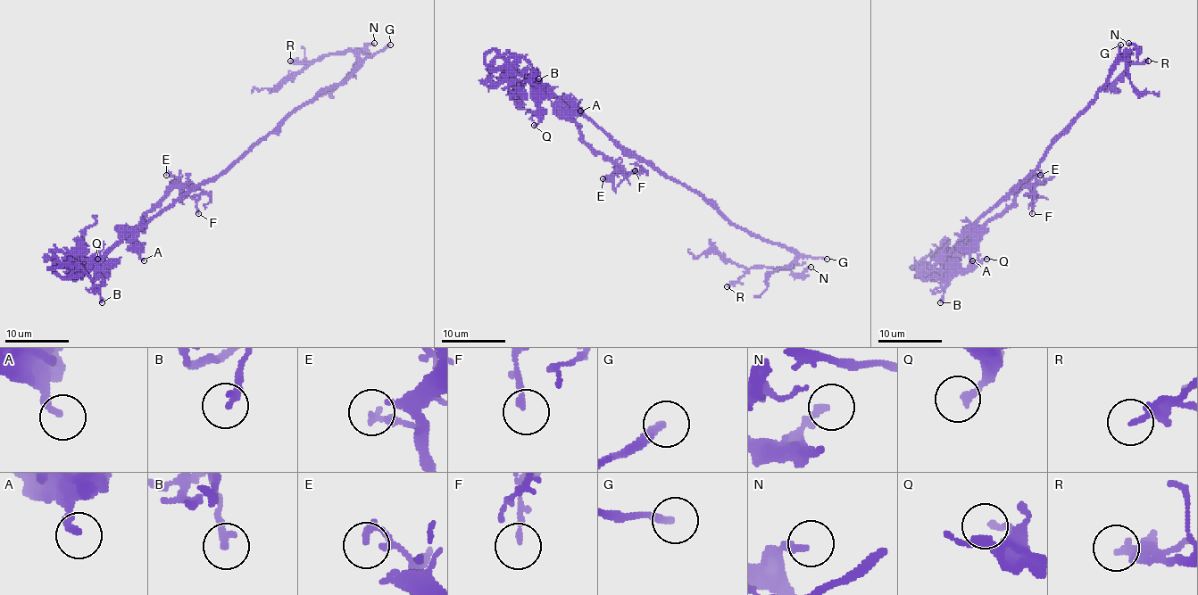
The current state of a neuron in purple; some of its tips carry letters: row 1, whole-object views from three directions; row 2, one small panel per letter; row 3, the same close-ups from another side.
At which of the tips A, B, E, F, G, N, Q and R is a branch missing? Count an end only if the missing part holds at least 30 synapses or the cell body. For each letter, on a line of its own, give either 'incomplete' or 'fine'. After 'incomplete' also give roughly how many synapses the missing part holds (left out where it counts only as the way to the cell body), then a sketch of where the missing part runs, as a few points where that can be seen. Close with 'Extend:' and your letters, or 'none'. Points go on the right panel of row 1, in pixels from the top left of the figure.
A: fine
B: fine
E: fine
F: fine
G: incomplete
N: fine
Q: fine
R: fine
Extend: G

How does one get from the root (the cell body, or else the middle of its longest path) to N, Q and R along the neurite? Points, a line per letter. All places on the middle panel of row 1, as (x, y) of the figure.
N: (681, 185), (701, 194), (739, 228), (787, 247), (795, 255), (791, 270), (794, 273), (802, 273), (811, 267)
Q: (681, 185), (628, 156), (590, 120), (540, 85), (538, 122), (534, 125)
R: (681, 185), (701, 194), (739, 228), (785, 246), (795, 255), (785, 268), (754, 267), (727, 286)

